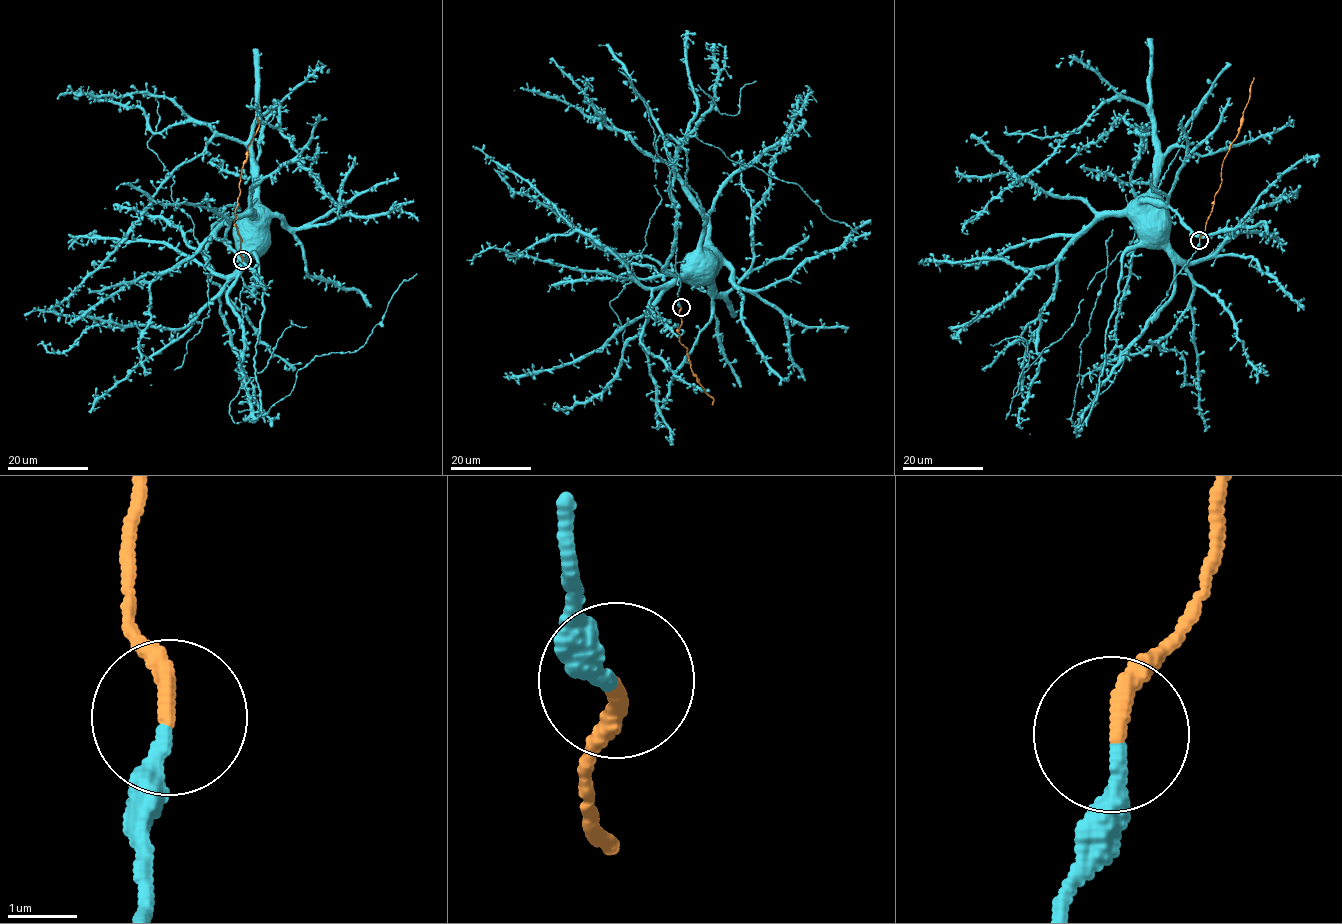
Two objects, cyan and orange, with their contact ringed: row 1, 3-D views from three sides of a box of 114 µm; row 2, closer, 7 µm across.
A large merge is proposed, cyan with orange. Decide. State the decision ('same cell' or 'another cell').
same cell

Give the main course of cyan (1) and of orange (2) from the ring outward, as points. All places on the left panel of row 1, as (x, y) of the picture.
1: (242, 260), (240, 316), (229, 300), (228, 287), (242, 261), (239, 249), (244, 242), (252, 242), (251, 236)
2: (242, 260), (241, 239), (233, 221), (240, 174), (247, 147), (259, 126), (256, 116)

